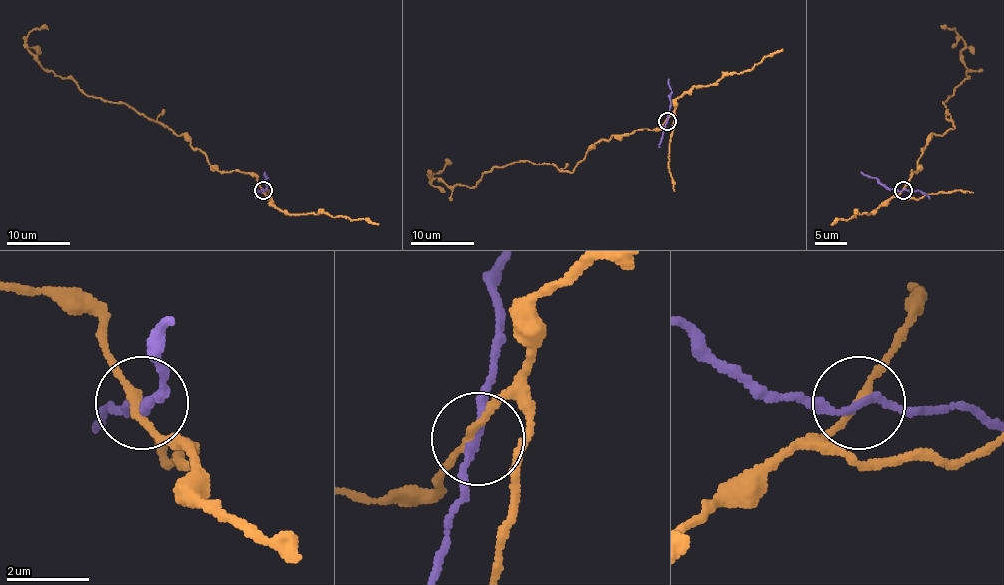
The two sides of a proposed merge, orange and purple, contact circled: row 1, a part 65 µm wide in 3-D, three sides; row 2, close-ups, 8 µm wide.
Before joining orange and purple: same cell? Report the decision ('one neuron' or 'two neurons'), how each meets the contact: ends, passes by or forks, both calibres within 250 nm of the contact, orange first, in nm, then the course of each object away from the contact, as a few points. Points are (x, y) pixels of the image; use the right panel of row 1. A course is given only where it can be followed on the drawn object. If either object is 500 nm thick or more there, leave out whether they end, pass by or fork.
two neurons | orange passes by | purple passes by | 180/170 nm | orange via (902, 189), (934, 134), (954, 128), (942, 102), (969, 77), (959, 53), (964, 39), (940, 25) | purple via (902, 189), (885, 188), (874, 177), (861, 172)

